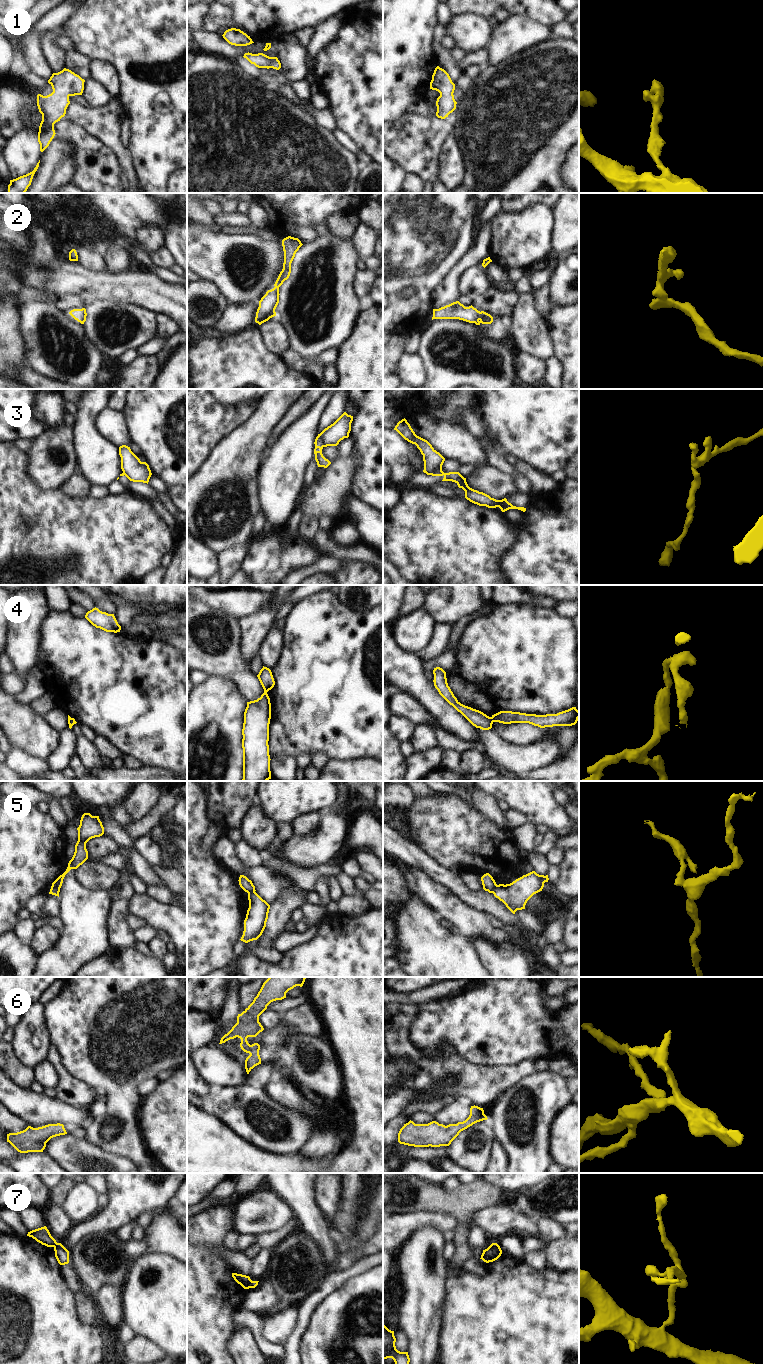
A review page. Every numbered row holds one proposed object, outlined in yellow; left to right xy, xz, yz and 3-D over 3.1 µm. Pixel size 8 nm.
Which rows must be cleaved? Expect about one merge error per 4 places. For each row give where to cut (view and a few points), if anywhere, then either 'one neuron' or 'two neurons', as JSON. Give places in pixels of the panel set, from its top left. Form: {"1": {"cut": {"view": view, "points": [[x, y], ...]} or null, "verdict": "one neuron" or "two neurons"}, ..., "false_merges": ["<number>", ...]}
{"1": {"cut": null, "verdict": "one neuron"}, "2": {"cut": null, "verdict": "one neuron"}, "3": {"cut": {"view": "xz", "points": [[318, 434], [323, 446]]}, "verdict": "two neurons"}, "4": {"cut": {"view": "yz", "points": [[490, 717], [494, 721]]}, "verdict": "two neurons"}, "5": {"cut": {"view": "xy", "points": [[60, 886], [50, 892]]}, "verdict": "two neurons"}, "6": {"cut": null, "verdict": "one neuron"}, "7": {"cut": {"view": "xy", "points": [[57, 1243], [54, 1247]]}, "verdict": "two neurons"}, "false_merges": ["3", "4", "5", "7"]}

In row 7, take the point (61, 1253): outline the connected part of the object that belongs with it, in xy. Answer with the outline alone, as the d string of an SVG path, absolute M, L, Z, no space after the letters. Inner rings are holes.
M61 1243L56 1244L54 1251L55 1257L60 1265L69 1263L69 1251Z

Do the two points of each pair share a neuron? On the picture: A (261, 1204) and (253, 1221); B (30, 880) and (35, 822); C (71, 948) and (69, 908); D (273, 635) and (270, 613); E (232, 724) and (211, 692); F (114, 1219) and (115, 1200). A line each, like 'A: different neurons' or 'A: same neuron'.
A: same neuron
B: same neuron
C: same neuron
D: different neurons
E: same neuron
F: same neuron

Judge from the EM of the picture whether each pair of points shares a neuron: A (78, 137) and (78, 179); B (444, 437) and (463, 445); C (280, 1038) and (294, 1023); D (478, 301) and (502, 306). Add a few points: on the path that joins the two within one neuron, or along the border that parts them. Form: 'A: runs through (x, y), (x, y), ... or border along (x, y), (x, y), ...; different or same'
A: runs through (81, 147), (81, 169); same
B: runs through (449, 440), (458, 444); same
C: runs through (283, 1034), (290, 1027); same
D: runs through (484, 302), (496, 303); same

